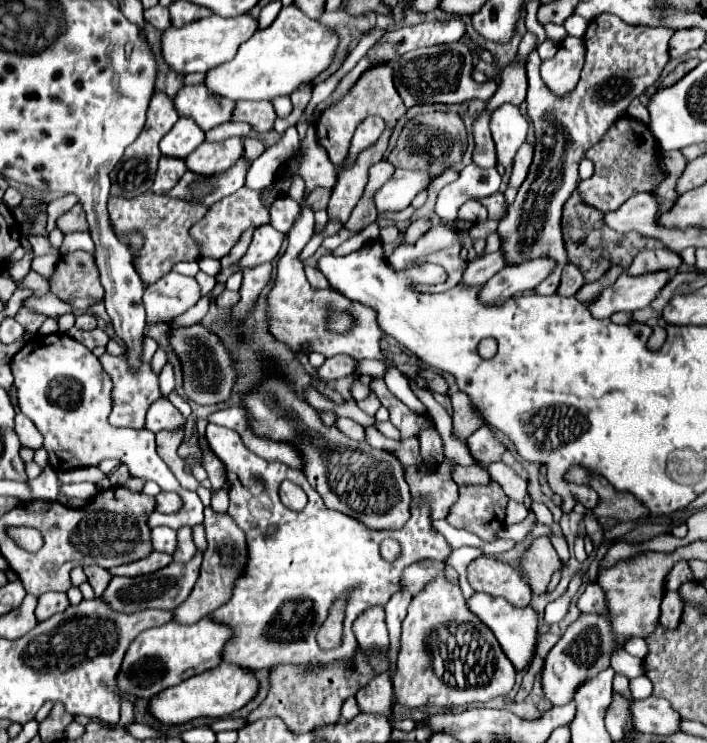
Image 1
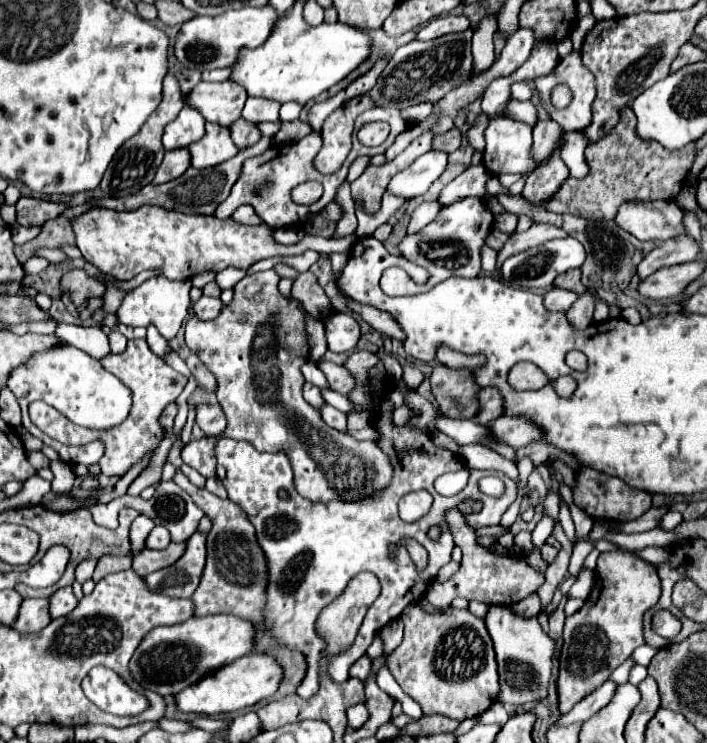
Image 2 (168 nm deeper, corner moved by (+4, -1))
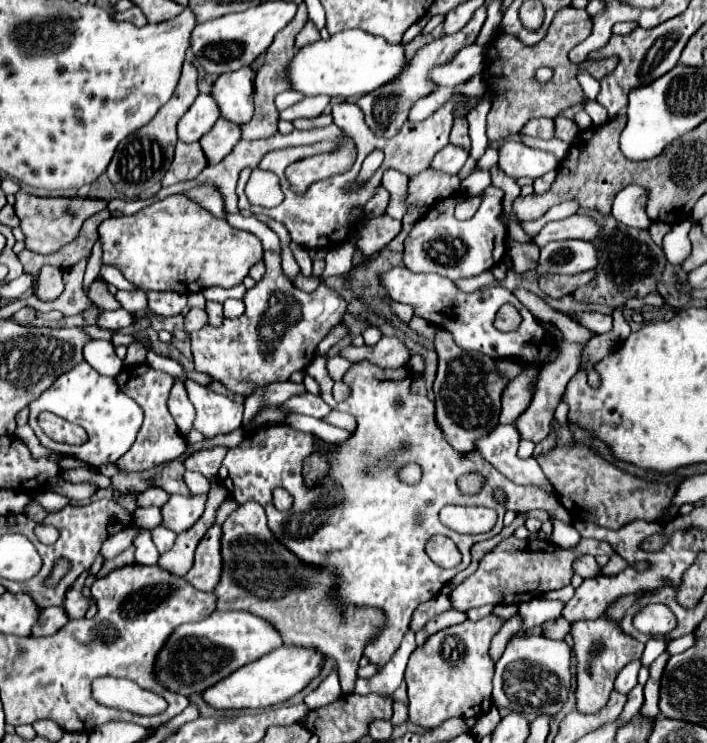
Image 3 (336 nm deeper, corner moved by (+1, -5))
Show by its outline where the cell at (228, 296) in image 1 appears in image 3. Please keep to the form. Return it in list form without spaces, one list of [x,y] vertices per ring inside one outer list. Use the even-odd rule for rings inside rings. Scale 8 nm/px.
[[[192,308],[186,316],[184,316],[184,326],[186,326],[186,332],[194,332],[194,330],[200,330],[208,324],[208,314],[204,308]]]

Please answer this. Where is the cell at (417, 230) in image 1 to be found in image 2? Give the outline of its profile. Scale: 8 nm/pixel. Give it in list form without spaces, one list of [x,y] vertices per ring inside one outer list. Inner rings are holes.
[[[423,202],[421,206],[417,206],[415,212],[411,214],[411,222],[409,222],[407,232],[409,232],[409,234],[415,234],[415,232],[419,232],[423,226],[427,226],[429,222],[433,222],[435,216],[437,216],[437,212],[439,212],[439,208],[441,208],[439,202]]]

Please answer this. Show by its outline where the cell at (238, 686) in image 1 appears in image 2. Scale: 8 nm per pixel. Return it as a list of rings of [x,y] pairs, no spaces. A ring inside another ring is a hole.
[[[253,652],[229,666],[217,670],[217,674],[205,676],[201,682],[187,686],[181,694],[177,694],[177,708],[181,712],[195,714],[225,714],[241,708],[249,708],[269,696],[273,696],[283,680],[283,668],[271,654]]]

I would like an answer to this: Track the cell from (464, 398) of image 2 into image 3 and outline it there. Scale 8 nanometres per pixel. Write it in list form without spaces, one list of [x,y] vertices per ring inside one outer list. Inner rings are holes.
[[[438,328],[438,338],[434,342],[438,352],[438,370],[434,380],[434,404],[436,422],[444,430],[444,438],[458,452],[472,452],[474,440],[486,436],[494,424],[498,424],[500,414],[500,394],[508,380],[500,378],[494,370],[494,360],[480,352],[466,352],[458,348],[446,330]]]

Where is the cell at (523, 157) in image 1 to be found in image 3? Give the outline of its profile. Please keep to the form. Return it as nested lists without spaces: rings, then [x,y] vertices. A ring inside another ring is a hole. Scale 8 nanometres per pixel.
[[[560,116],[554,120],[554,136],[558,140],[564,140],[564,142],[570,144],[576,138],[576,134],[578,134],[578,126],[576,126],[574,120],[560,118]]]

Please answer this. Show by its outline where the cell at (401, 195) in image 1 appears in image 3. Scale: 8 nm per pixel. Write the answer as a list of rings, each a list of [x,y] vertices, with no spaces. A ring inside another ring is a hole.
[[[448,144],[444,150],[440,150],[436,154],[436,158],[432,158],[430,170],[446,172],[446,174],[456,174],[464,166],[466,158],[468,158],[468,154],[460,146],[450,146]]]

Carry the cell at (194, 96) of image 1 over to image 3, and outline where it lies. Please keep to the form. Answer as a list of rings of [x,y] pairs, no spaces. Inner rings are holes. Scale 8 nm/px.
[[[250,68],[222,74],[212,86],[212,98],[220,108],[220,116],[236,124],[246,124],[252,114],[254,94],[254,72]]]

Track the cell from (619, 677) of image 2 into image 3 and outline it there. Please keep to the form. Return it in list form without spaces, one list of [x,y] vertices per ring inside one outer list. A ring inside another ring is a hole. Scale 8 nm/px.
[[[648,640],[646,642],[646,650],[644,650],[642,658],[640,658],[640,664],[642,666],[650,666],[652,660],[658,658],[664,652],[664,648],[666,648],[666,642],[664,640]]]

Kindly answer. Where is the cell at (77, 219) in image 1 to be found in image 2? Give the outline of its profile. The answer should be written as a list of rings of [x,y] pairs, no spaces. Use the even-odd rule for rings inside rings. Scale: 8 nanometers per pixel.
[[[141,206],[129,212],[93,208],[77,216],[73,230],[77,234],[77,248],[81,250],[83,258],[117,280],[131,280],[143,270],[159,270],[159,276],[169,280],[191,280],[207,270],[221,272],[229,266],[247,270],[263,258],[295,256],[303,254],[305,250],[349,254],[357,240],[353,234],[341,240],[305,234],[301,242],[285,246],[273,240],[273,230],[265,222],[259,226],[245,226],[233,218],[219,220],[215,216],[183,214],[163,206]]]

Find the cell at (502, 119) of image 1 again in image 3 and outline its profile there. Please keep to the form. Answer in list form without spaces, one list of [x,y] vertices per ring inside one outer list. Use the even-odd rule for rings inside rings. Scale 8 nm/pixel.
[[[504,140],[502,146],[498,148],[498,154],[500,154],[498,160],[500,170],[504,170],[512,178],[520,178],[520,176],[538,178],[558,168],[558,162],[552,154],[528,148],[518,140]]]

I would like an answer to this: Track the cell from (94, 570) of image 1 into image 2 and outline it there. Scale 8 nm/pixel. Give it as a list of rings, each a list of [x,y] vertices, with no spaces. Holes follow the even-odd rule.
[[[107,554],[107,556],[103,556],[99,560],[99,564],[97,564],[95,572],[93,572],[93,580],[99,582],[101,576],[105,576],[105,574],[129,570],[131,562],[133,562],[133,556],[113,556],[113,554]]]

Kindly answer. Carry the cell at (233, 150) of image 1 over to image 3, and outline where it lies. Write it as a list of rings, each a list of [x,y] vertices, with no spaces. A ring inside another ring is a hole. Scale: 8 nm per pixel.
[[[218,118],[212,130],[200,138],[200,146],[208,158],[208,164],[212,166],[222,162],[232,152],[238,140],[240,140],[240,126],[224,118]]]

